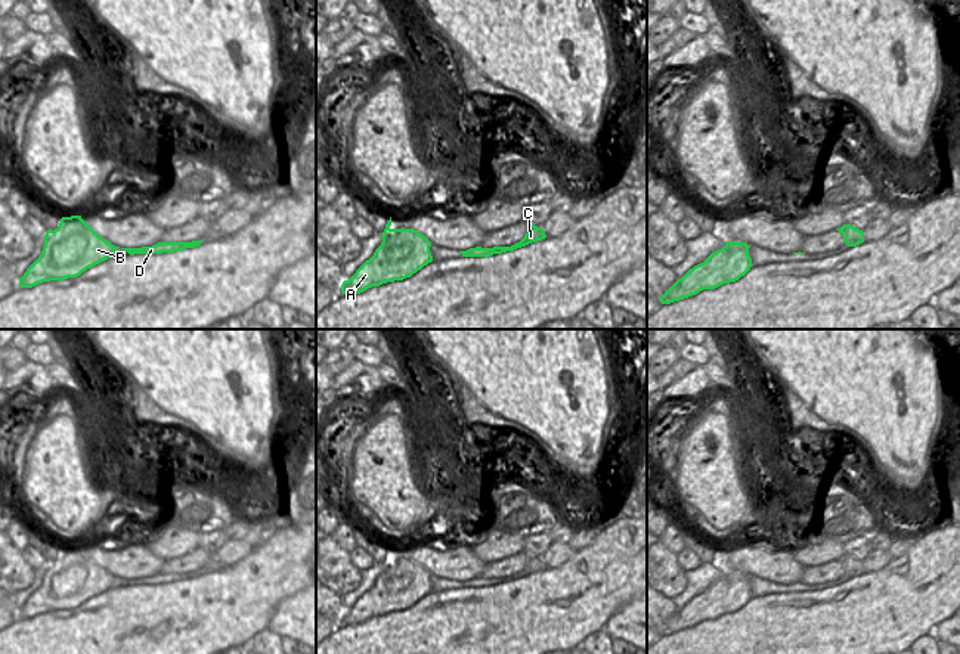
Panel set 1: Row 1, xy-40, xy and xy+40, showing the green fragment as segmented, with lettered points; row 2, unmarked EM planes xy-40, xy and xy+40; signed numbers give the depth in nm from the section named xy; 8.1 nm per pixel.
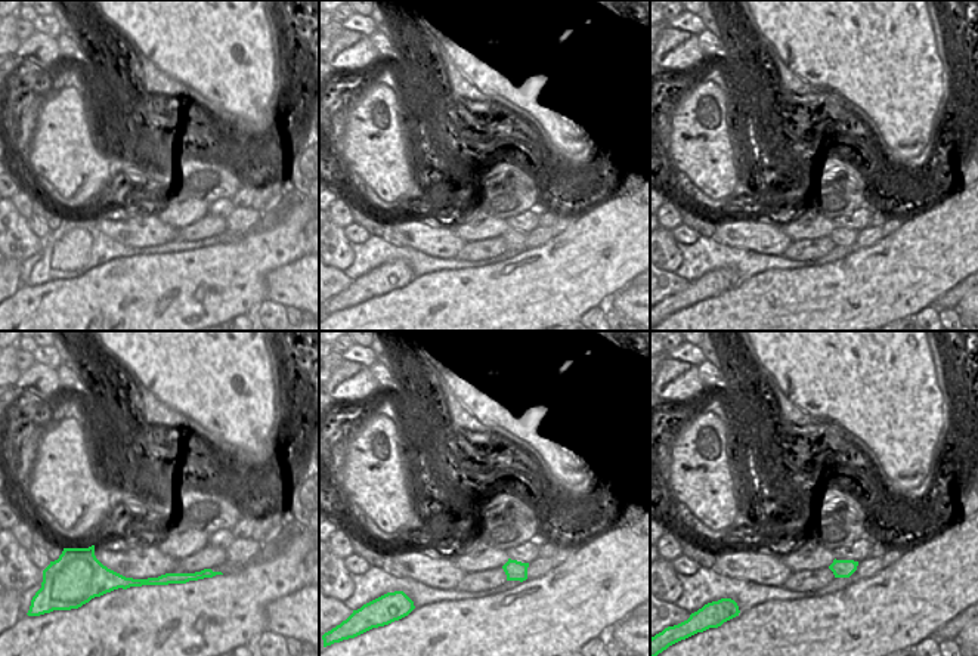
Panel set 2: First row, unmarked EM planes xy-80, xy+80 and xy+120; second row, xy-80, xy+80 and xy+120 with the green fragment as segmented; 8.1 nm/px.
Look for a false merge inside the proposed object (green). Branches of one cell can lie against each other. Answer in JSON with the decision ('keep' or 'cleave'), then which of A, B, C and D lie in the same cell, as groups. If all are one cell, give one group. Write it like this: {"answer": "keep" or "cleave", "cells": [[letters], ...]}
{"answer": "cleave", "cells": [["A", "B", "D"], ["C"]]}

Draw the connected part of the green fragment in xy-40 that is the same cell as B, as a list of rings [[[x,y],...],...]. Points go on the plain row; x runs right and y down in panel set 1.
[[[81,546],[62,548],[55,561],[46,562],[43,582],[19,608],[19,617],[32,619],[43,613],[77,608],[114,589],[117,579],[120,577],[99,567]]]

